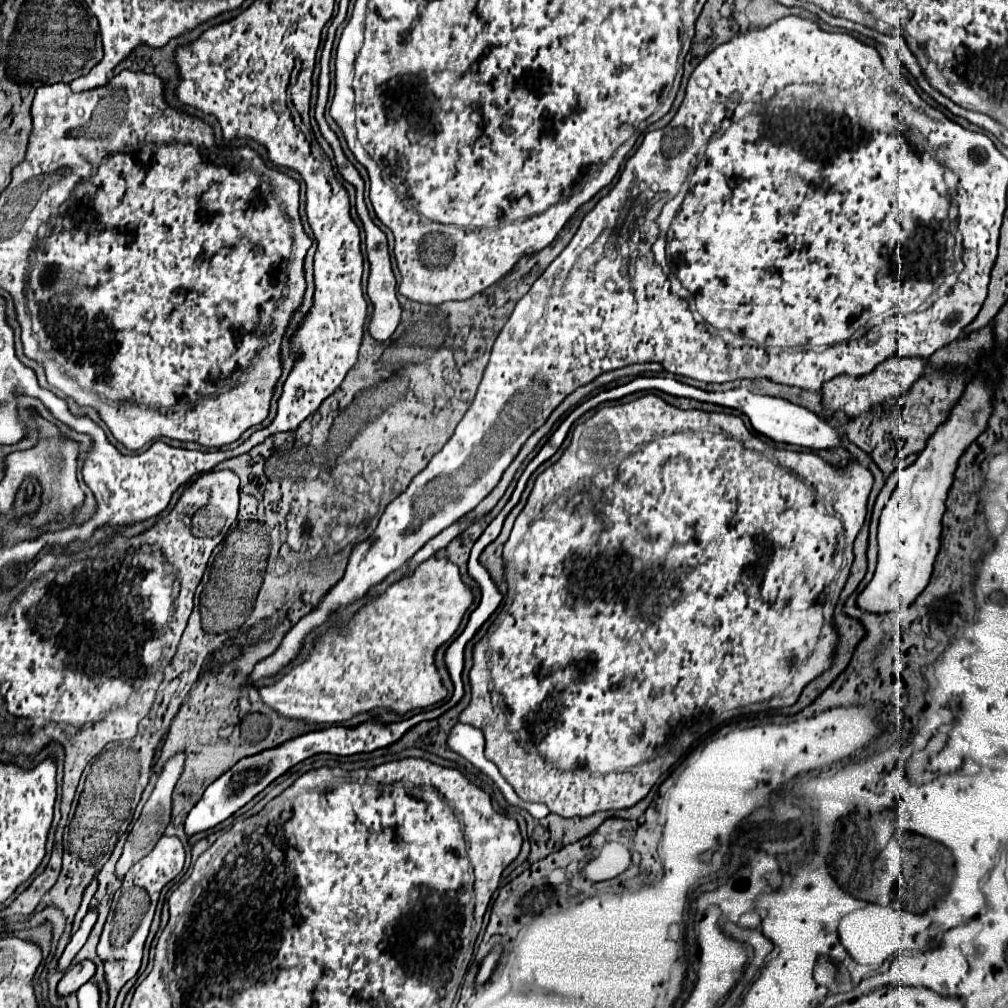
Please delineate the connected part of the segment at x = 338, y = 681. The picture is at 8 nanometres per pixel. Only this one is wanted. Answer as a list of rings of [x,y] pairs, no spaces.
[[[432,557],[430,561],[418,565],[412,575],[404,575],[384,593],[378,593],[372,601],[358,609],[348,625],[330,627],[322,633],[304,663],[288,671],[276,683],[258,689],[262,703],[284,719],[302,721],[306,725],[334,725],[364,711],[372,715],[386,709],[396,715],[406,715],[412,709],[430,707],[446,697],[446,687],[442,685],[434,663],[436,651],[456,633],[472,601],[472,589],[460,579],[458,567],[444,557]]]

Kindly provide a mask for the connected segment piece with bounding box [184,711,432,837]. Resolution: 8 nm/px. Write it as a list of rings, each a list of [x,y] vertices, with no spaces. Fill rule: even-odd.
[[[422,711],[410,719],[402,719],[398,723],[390,723],[390,725],[378,725],[378,723],[370,721],[370,723],[364,723],[360,727],[354,727],[354,729],[328,727],[322,731],[312,731],[312,733],[306,733],[302,737],[296,737],[296,739],[292,739],[292,741],[288,741],[276,749],[268,749],[268,751],[262,751],[258,755],[246,757],[246,759],[238,761],[232,769],[228,769],[222,777],[218,777],[214,783],[208,785],[202,799],[188,813],[188,817],[184,821],[184,831],[188,837],[192,837],[200,831],[208,831],[208,829],[216,827],[218,823],[222,823],[230,815],[234,815],[238,809],[242,809],[248,801],[252,801],[260,791],[264,791],[274,779],[284,775],[290,767],[294,767],[296,763],[312,757],[312,755],[330,753],[330,755],[348,757],[348,755],[356,755],[356,753],[372,753],[376,749],[384,749],[384,747],[396,743],[412,727],[416,727],[418,723],[428,721],[428,719],[432,719],[432,715],[428,711]]]

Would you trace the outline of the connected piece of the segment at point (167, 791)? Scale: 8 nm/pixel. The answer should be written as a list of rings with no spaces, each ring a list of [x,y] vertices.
[[[178,751],[174,757],[170,757],[166,761],[166,765],[164,765],[164,769],[162,769],[162,773],[160,773],[160,777],[156,781],[156,787],[154,787],[150,799],[146,801],[146,805],[142,809],[140,819],[134,823],[132,831],[128,833],[128,839],[126,839],[126,845],[124,845],[124,853],[122,853],[122,857],[120,857],[118,865],[116,865],[116,871],[118,871],[120,877],[124,877],[124,873],[128,873],[128,869],[136,861],[140,861],[144,855],[148,855],[154,849],[154,845],[158,843],[158,839],[164,835],[166,817],[168,817],[168,823],[170,823],[170,815],[172,815],[172,791],[174,791],[174,785],[178,783],[182,771],[184,771],[184,751]]]

